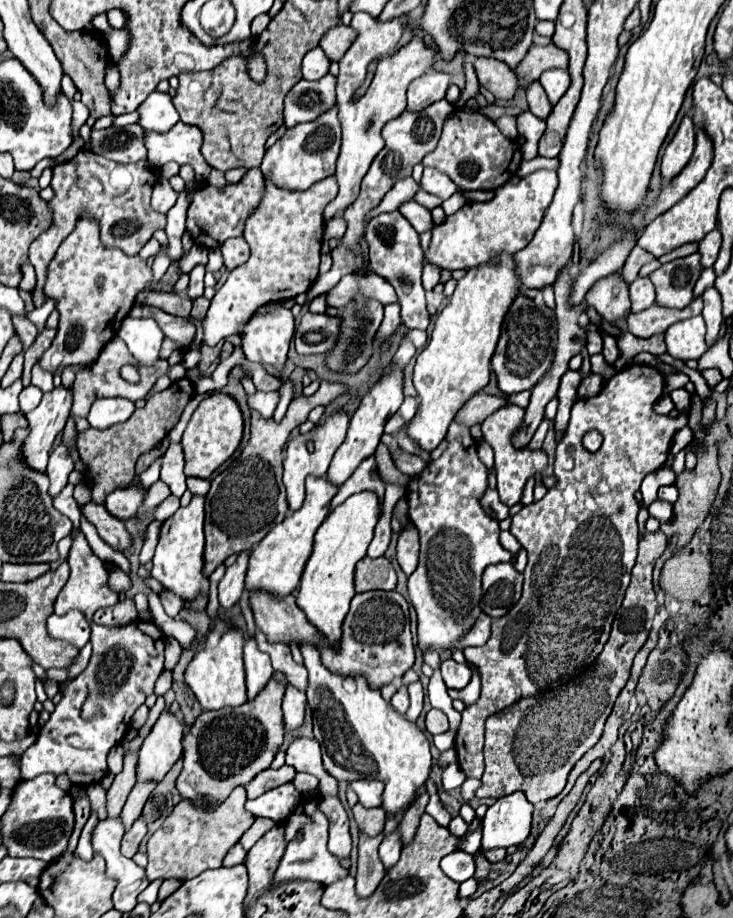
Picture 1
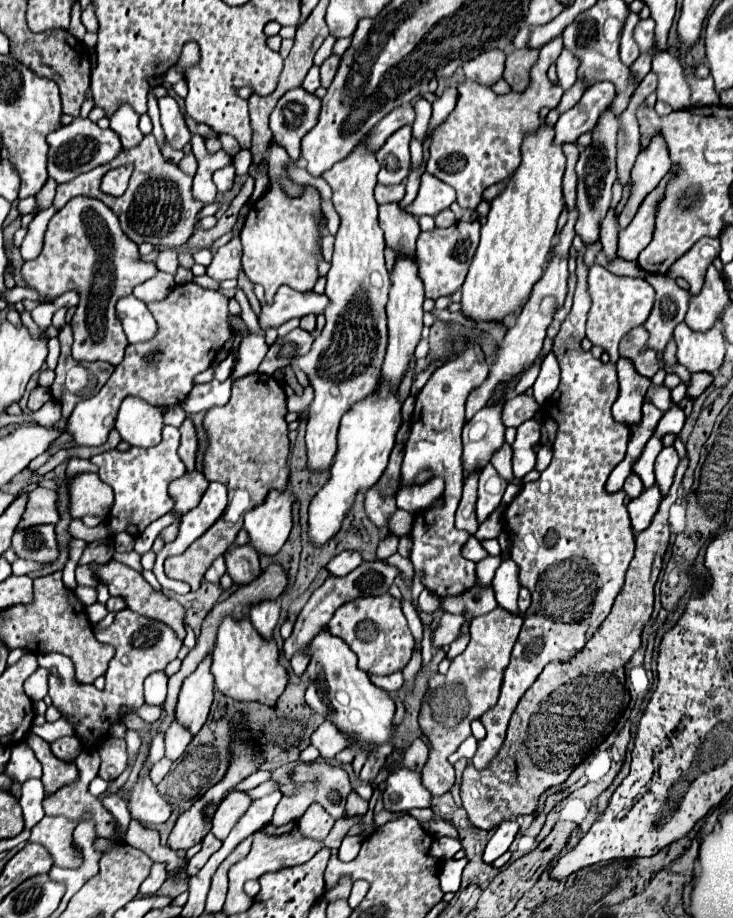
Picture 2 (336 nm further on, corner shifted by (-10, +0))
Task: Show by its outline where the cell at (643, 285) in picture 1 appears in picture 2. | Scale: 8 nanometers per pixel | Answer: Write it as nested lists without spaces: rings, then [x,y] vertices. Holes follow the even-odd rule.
[[[593,264],[593,268],[589,270],[589,296],[593,304],[587,320],[587,338],[595,346],[601,346],[609,354],[611,362],[617,362],[619,340],[627,336],[627,332],[631,332],[635,326],[647,320],[655,302],[655,290],[643,278],[617,276],[617,274],[611,274],[607,268],[603,268],[601,264]]]

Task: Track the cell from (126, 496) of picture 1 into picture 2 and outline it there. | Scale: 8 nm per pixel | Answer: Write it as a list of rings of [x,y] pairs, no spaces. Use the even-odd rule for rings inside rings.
[[[83,474],[75,476],[69,482],[71,488],[71,516],[83,518],[87,514],[107,518],[107,512],[111,510],[113,492],[99,480],[95,474]]]

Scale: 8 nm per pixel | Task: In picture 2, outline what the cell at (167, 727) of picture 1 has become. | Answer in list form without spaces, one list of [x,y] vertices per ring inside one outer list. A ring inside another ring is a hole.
[[[207,656],[197,670],[185,678],[183,688],[179,692],[175,720],[183,724],[193,736],[201,730],[207,720],[211,702],[213,702],[213,676],[209,672],[211,656]]]

